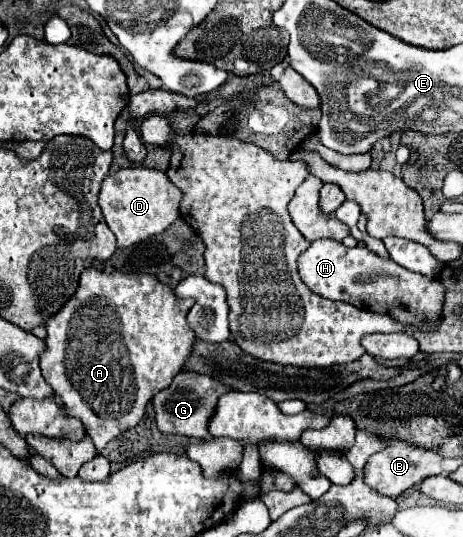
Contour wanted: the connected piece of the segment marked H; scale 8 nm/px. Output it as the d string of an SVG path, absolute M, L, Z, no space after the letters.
M317 239L309 245L309 249L305 249L299 259L297 259L297 269L299 275L303 279L303 283L317 295L331 299L331 301L345 301L351 303L359 309L367 309L367 311L385 311L389 315L393 315L395 319L413 325L413 323L421 323L421 327L431 327L433 323L439 321L441 317L441 305L443 305L443 295L445 289L437 279L413 273L401 265L397 265L391 259L383 259L375 253L371 253L367 247L353 247L347 249L343 243L333 241L333 239Z

